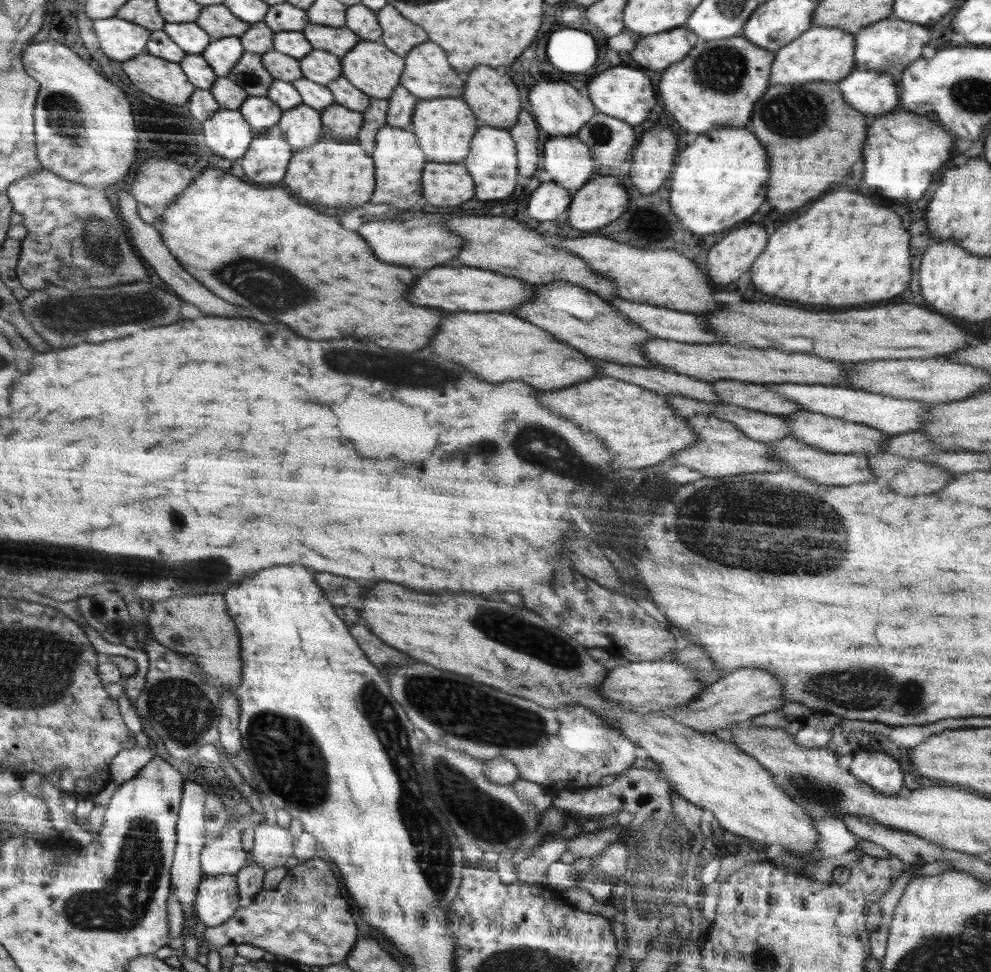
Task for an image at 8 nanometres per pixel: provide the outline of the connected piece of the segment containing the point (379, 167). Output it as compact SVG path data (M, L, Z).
M384 125L376 137L376 147L370 154L375 163L376 196L372 196L372 204L389 204L396 208L410 208L422 198L423 186L420 186L422 168L426 164L419 137L409 128L396 128Z

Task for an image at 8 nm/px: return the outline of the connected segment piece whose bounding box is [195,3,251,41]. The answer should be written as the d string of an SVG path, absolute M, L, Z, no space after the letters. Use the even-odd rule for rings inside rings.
M222 3L203 7L195 23L211 35L212 41L228 36L239 37L251 27Z

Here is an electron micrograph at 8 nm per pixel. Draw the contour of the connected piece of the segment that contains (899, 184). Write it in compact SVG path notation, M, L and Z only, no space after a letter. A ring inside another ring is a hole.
M902 109L876 117L876 122L868 126L865 140L864 182L874 188L876 194L894 200L920 200L932 184L932 174L962 145L955 143L955 138L938 123L932 124L929 118Z

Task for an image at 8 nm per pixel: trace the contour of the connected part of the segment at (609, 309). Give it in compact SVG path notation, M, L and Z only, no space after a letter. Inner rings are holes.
M562 280L548 284L534 284L533 288L536 288L533 291L536 296L532 299L534 302L522 304L516 310L520 318L532 320L532 324L540 324L540 328L552 332L556 340L574 346L586 356L600 356L600 360L644 368L653 366L653 362L643 355L640 348L636 348L646 343L646 338L650 340L652 334L630 324L626 320L627 316L596 293Z

